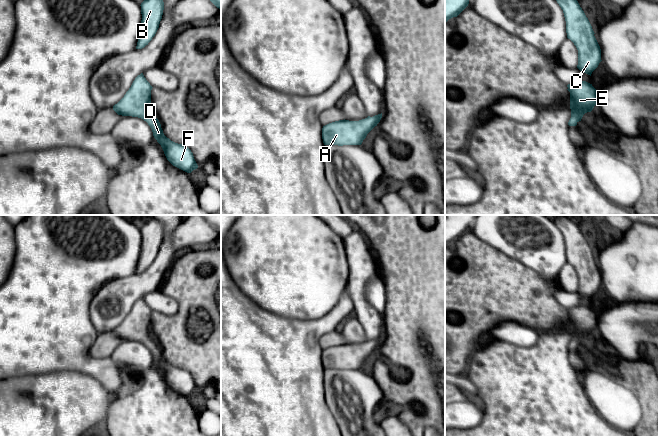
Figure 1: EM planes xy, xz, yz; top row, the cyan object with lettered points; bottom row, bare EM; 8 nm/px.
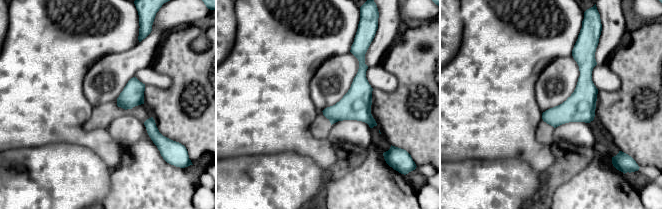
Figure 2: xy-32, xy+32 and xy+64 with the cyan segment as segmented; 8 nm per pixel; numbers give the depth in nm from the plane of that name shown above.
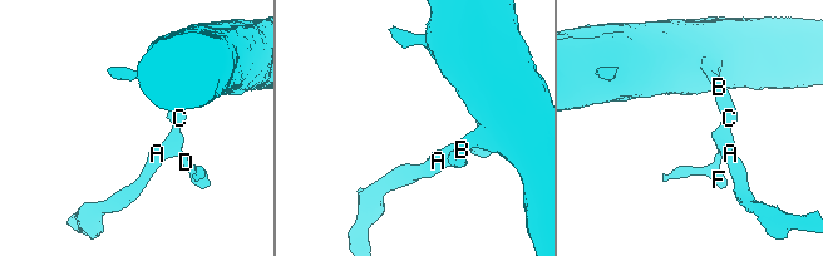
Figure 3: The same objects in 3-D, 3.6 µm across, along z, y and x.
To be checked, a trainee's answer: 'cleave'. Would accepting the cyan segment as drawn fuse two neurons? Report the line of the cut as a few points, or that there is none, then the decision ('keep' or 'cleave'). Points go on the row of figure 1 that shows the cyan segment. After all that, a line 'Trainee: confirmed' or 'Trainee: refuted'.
no cut; keep
Trainee: refuted

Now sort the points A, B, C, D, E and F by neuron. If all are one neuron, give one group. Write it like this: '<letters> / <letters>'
A B C D E F

